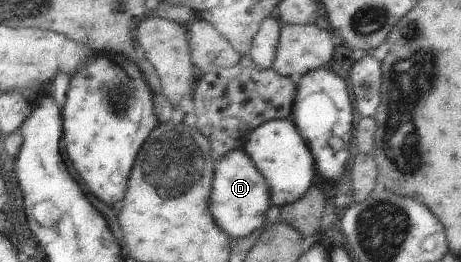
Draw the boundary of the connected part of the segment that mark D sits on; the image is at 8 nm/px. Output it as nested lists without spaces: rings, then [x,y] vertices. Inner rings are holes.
[[[243,149],[230,151],[218,161],[212,179],[210,210],[215,223],[231,239],[246,238],[261,228],[270,207],[269,186]]]

